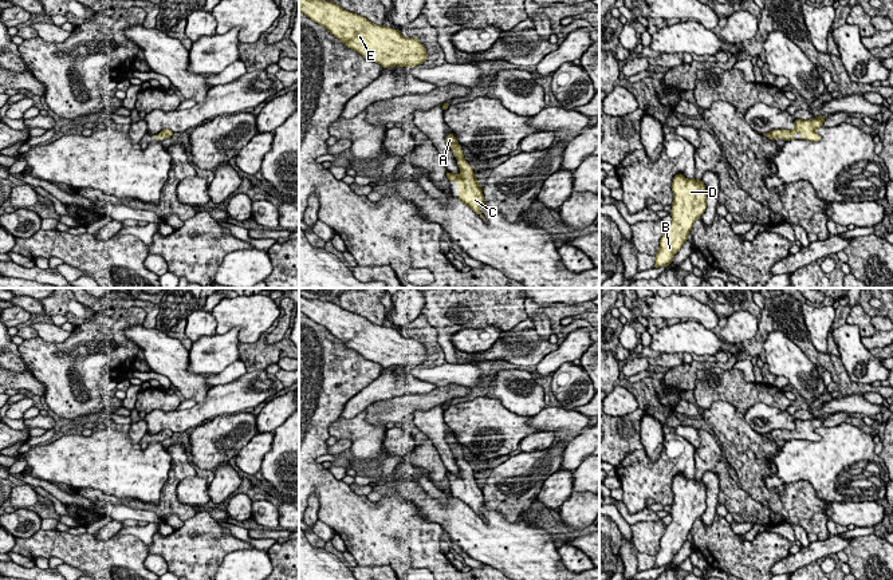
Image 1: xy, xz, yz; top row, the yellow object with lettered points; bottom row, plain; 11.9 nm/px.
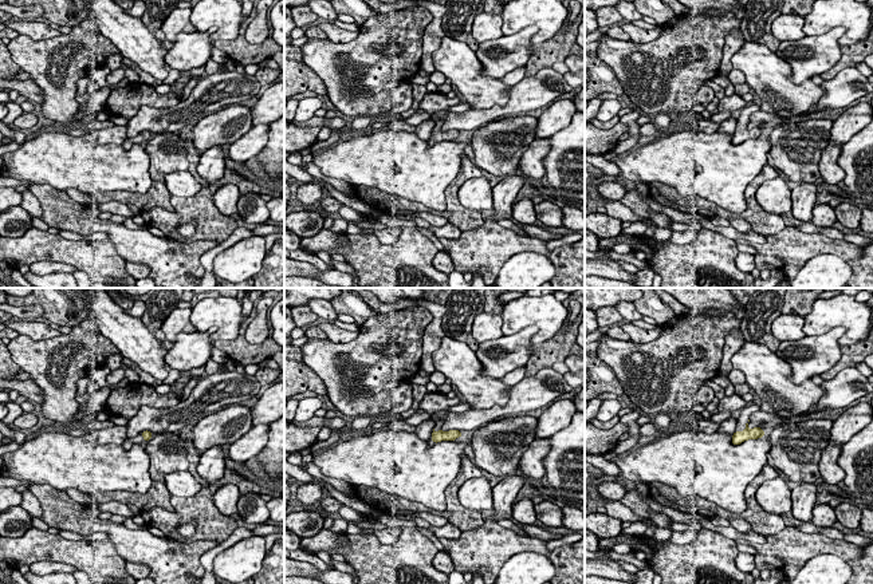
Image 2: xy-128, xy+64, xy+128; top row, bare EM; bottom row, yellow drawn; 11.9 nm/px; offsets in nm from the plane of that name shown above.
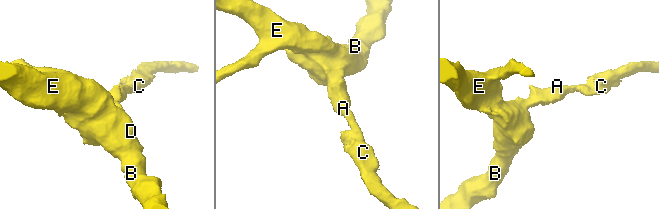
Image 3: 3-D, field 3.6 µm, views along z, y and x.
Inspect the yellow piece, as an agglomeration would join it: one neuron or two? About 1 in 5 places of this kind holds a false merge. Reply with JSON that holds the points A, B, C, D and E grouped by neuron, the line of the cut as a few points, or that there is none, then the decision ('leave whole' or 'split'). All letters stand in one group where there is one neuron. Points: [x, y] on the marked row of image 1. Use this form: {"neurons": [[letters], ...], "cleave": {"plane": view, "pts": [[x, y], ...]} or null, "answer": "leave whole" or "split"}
{"neurons": [["A", "B", "C", "D", "E"]], "cleave": null, "answer": "leave whole"}

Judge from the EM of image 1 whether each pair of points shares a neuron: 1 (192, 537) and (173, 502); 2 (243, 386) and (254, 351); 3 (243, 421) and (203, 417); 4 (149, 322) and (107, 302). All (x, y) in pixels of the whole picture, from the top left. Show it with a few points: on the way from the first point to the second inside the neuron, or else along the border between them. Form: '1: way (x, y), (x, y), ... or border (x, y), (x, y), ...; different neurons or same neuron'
1: border (197, 512), (185, 523); different neurons
2: border (264, 369), (247, 373); different neurons
3: border (244, 410), (216, 415), (189, 431); different neurons
4: way (146, 308), (141, 303), (121, 302); same neuron

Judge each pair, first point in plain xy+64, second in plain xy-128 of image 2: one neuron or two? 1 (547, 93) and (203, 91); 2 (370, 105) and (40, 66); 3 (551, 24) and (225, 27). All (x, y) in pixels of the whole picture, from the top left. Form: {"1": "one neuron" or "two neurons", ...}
{"1": "one neuron", "2": "one neuron", "3": "one neuron"}

